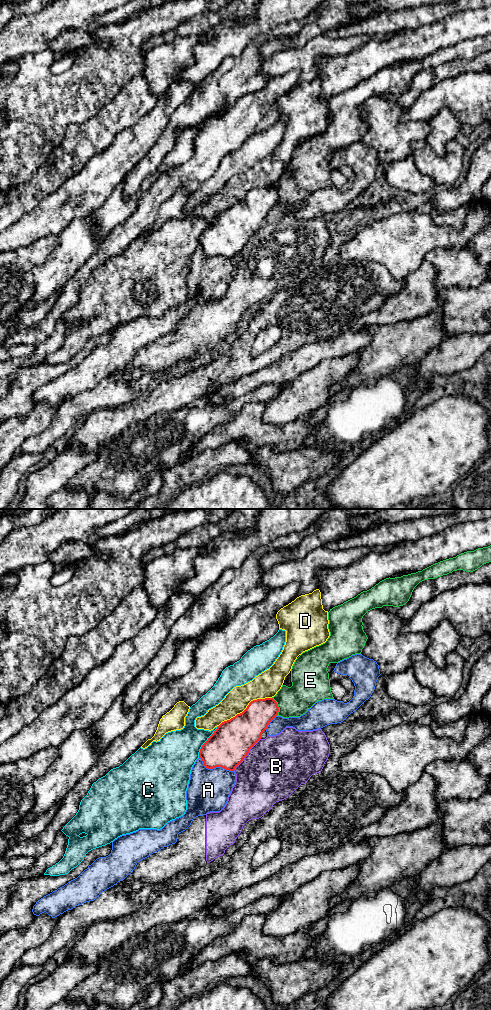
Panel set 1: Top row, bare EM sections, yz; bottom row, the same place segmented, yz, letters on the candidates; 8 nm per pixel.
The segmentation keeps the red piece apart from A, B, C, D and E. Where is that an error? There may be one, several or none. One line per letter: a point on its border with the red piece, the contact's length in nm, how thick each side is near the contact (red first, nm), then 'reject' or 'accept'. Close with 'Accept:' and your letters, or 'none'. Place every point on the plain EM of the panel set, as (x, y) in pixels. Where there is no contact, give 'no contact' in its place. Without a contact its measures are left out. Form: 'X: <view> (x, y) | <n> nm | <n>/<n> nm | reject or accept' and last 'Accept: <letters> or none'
A: yz (214, 255) | 300 nm | 320/340 nm | reject
B: yz (247, 242) | 340 nm | 320/480 nm | reject
C: yz (206, 229) | 300 nm | 320/340 nm | reject
D: yz (246, 196) | 500 nm | 300/200 nm | reject
E: yz (277, 194) | 160 nm | 240/240 nm | reject
Accept: none

